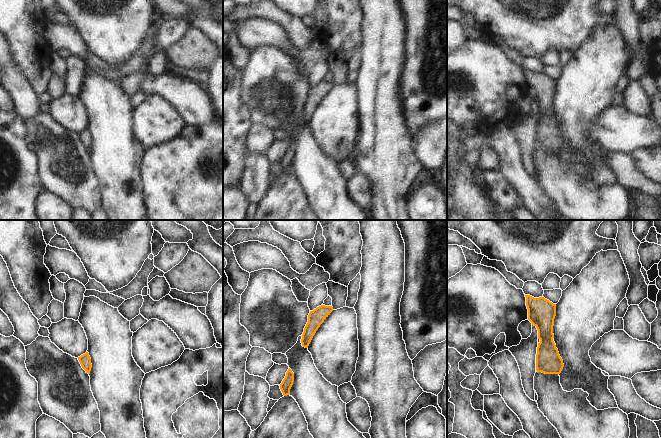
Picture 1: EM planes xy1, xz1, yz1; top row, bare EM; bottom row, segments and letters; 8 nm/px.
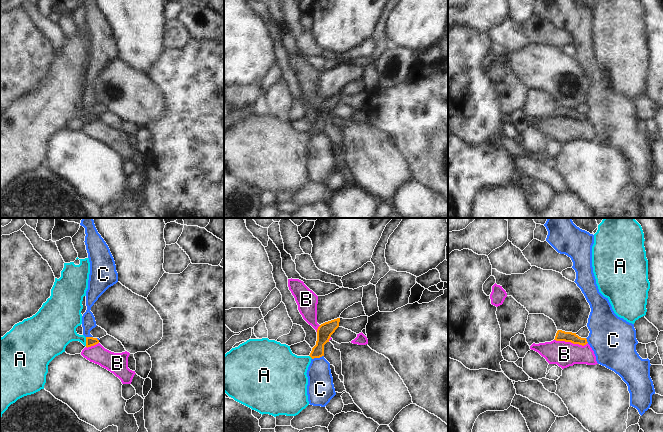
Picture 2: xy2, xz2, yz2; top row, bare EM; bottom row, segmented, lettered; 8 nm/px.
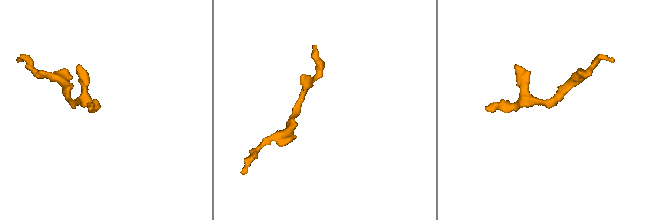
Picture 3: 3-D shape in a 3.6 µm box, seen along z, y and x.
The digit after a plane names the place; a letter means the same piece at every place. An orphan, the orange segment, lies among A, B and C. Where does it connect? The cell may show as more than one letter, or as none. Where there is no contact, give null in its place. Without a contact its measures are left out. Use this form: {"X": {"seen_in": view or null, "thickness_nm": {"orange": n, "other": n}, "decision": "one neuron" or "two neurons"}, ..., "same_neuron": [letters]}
{"A": {"seen_in": "xy2", "thickness_nm": {"orange": 80, "other": 280}, "decision": "one neuron"}, "B": {"seen_in": "yz2", "thickness_nm": {"orange": 80, "other": 200}, "decision": "two neurons"}, "C": {"seen_in": "xz2", "thickness_nm": {"orange": 120, "other": 220}, "decision": "two neurons"}, "same_neuron": ["A"]}

